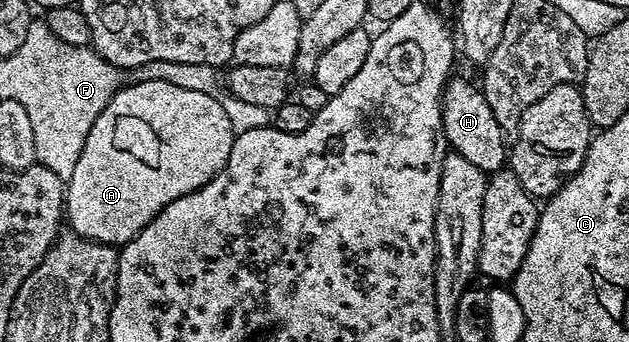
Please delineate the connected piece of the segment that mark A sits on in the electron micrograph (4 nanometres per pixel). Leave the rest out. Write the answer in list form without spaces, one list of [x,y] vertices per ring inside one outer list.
[[[135,81],[124,85],[101,109],[77,165],[73,177],[65,180],[65,219],[75,234],[95,243],[122,245],[128,243],[149,221],[161,213],[177,197],[185,197],[201,189],[229,161],[229,149],[233,149],[236,134],[229,125],[229,116],[218,98],[193,89],[180,89],[169,81]]]

